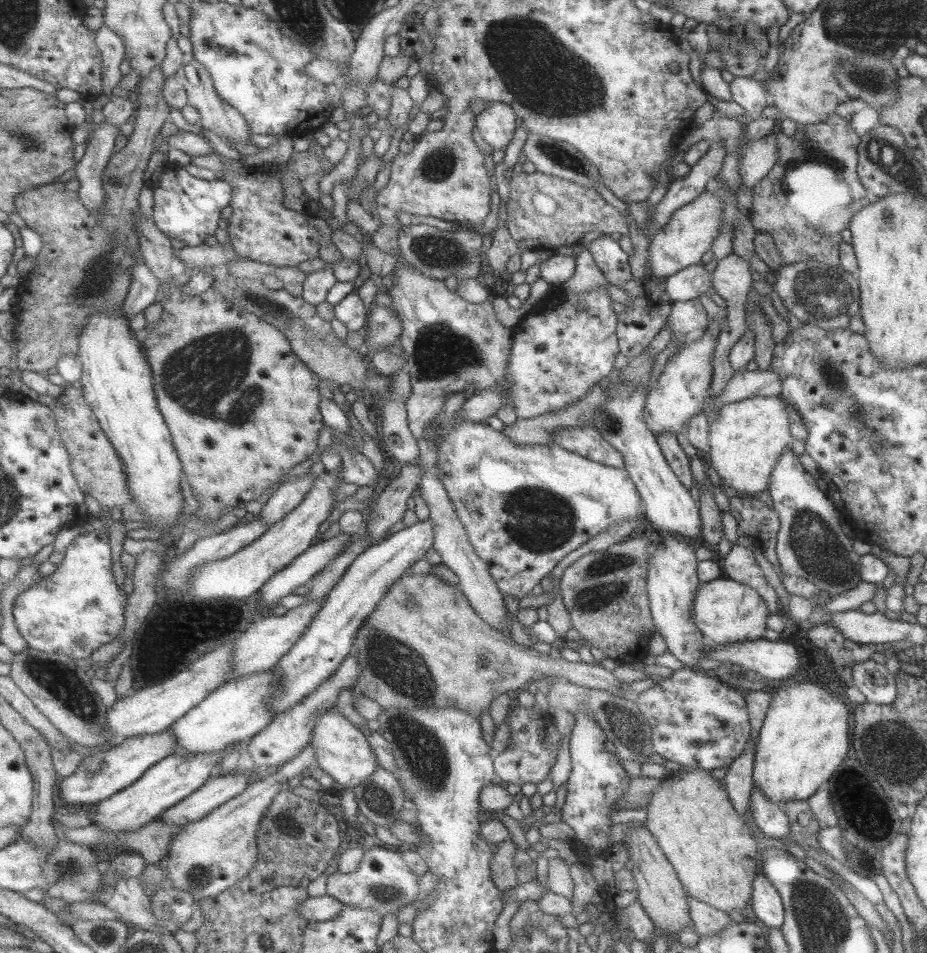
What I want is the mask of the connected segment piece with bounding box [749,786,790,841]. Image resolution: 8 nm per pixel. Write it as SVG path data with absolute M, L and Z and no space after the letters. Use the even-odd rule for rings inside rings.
M756 786L752 787L749 801L752 821L761 834L781 841L790 838L788 816L780 804L769 802Z

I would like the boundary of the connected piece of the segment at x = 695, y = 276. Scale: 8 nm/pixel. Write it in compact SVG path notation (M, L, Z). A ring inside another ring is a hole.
M703 262L693 263L663 280L671 302L697 299L711 286L711 274Z

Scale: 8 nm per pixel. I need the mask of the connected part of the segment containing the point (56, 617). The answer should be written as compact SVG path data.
M106 529L78 535L65 553L66 556L57 564L55 573L42 581L37 581L36 585L31 585L16 598L13 614L30 648L49 653L63 653L81 660L81 658L91 658L92 652L97 648L111 644L124 632L128 594L125 594L125 590L121 587L119 588L115 580L111 540Z

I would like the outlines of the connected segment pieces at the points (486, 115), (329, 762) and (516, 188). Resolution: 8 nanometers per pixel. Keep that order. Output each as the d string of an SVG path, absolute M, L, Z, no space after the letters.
M491 100L488 108L477 118L477 127L482 137L496 152L512 144L516 137L517 113L510 104Z
M335 707L323 714L320 722L317 723L312 742L317 751L317 766L333 776L338 790L356 788L371 778L380 767L380 762L368 737Z
M521 170L520 173L513 175L510 185L512 191L507 202L507 224L520 246L520 252L529 249L554 252L558 246L579 243L585 232L593 230L604 235L620 236L625 236L629 232L628 218L607 203L599 193L581 183L537 170L534 173Z

